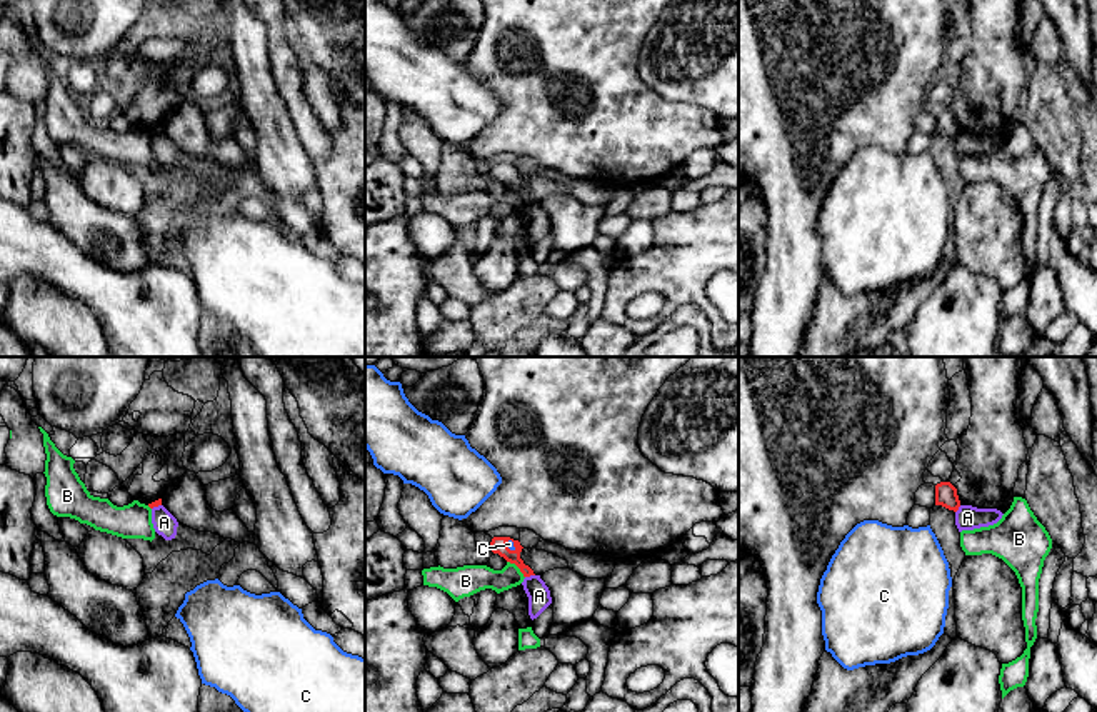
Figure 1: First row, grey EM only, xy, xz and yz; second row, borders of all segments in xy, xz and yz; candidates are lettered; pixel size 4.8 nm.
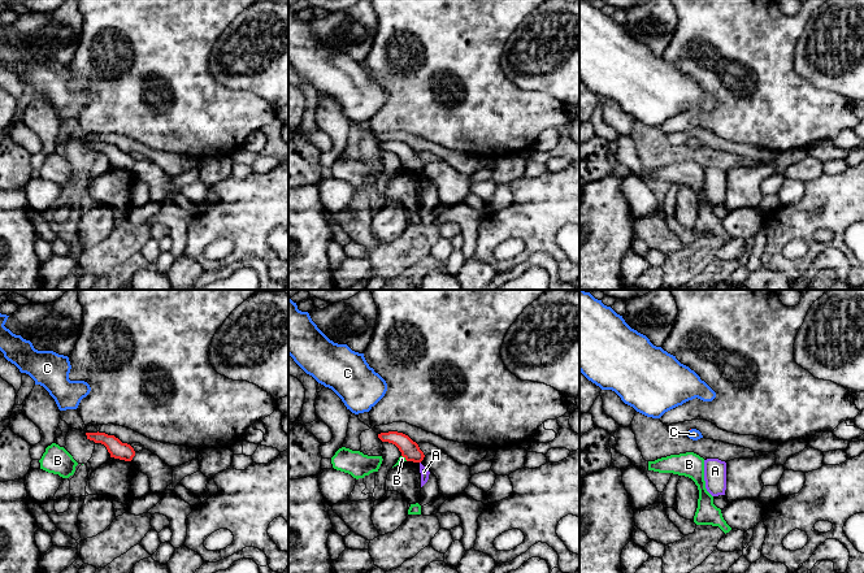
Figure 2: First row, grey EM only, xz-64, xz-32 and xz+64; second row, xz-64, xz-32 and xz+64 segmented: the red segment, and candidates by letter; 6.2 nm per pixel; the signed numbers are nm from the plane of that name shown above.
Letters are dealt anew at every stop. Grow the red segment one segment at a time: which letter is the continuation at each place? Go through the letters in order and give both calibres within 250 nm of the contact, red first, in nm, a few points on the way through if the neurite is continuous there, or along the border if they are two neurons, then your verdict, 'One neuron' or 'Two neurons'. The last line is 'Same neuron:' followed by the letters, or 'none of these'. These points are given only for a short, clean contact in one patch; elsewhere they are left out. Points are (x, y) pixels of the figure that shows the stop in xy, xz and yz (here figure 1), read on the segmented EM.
A: Thickness 80 nm (red) against 110 nm. Boundary: xz (534, 574), (525, 577). Two neurons
B: Thickness 80 nm (red) against 140 nm. Boundary: xz (507, 561), (524, 577). Two neurons
C: Thickness 80 nm (red) against 30 nm. One neuron
Same neuron: C

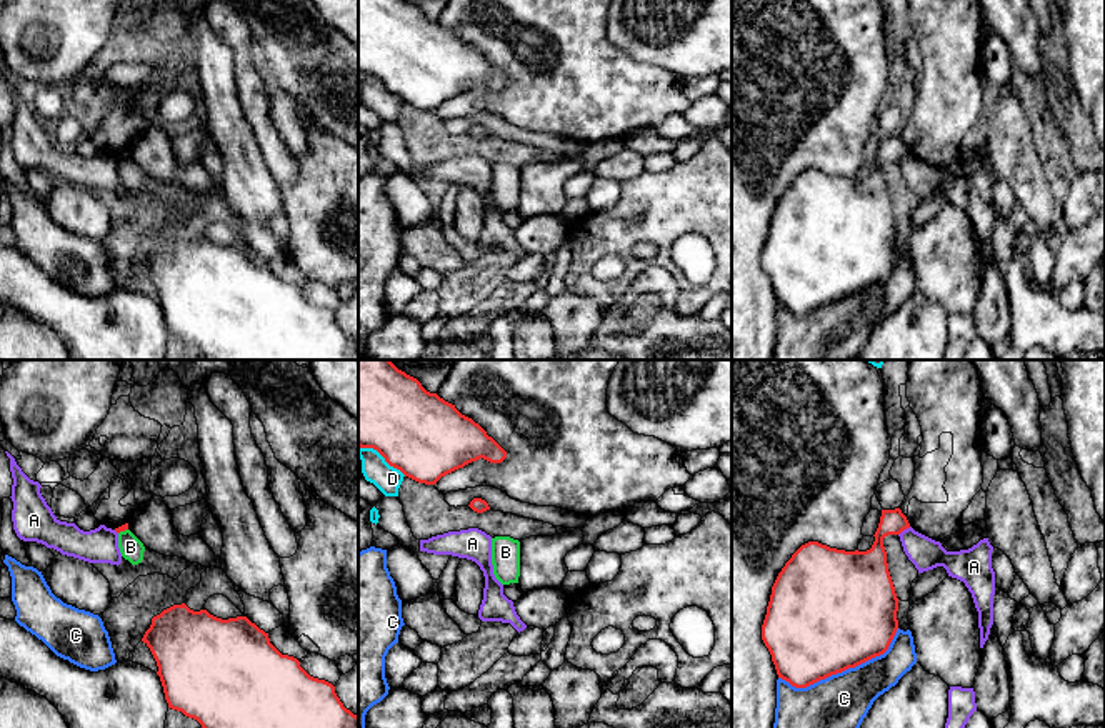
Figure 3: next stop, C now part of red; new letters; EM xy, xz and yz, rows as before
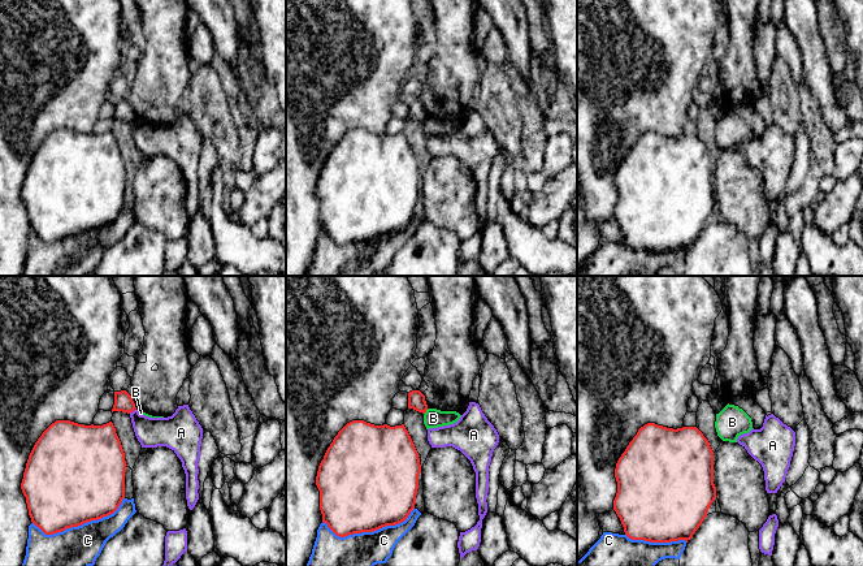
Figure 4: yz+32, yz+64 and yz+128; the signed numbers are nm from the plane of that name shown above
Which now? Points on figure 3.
A: Thickness 170 nm (red) against 160 nm. Boundary: yz (910, 527), (899, 535). Two neurons
B: Thickness 30 nm (red) against 110 nm. Two neurons
C: Thickness 500 nm (red) against 260 nm. Two neurons
D: Thickness 400 nm (red) against 130 nm. Two neurons
Same neuron: none of these

